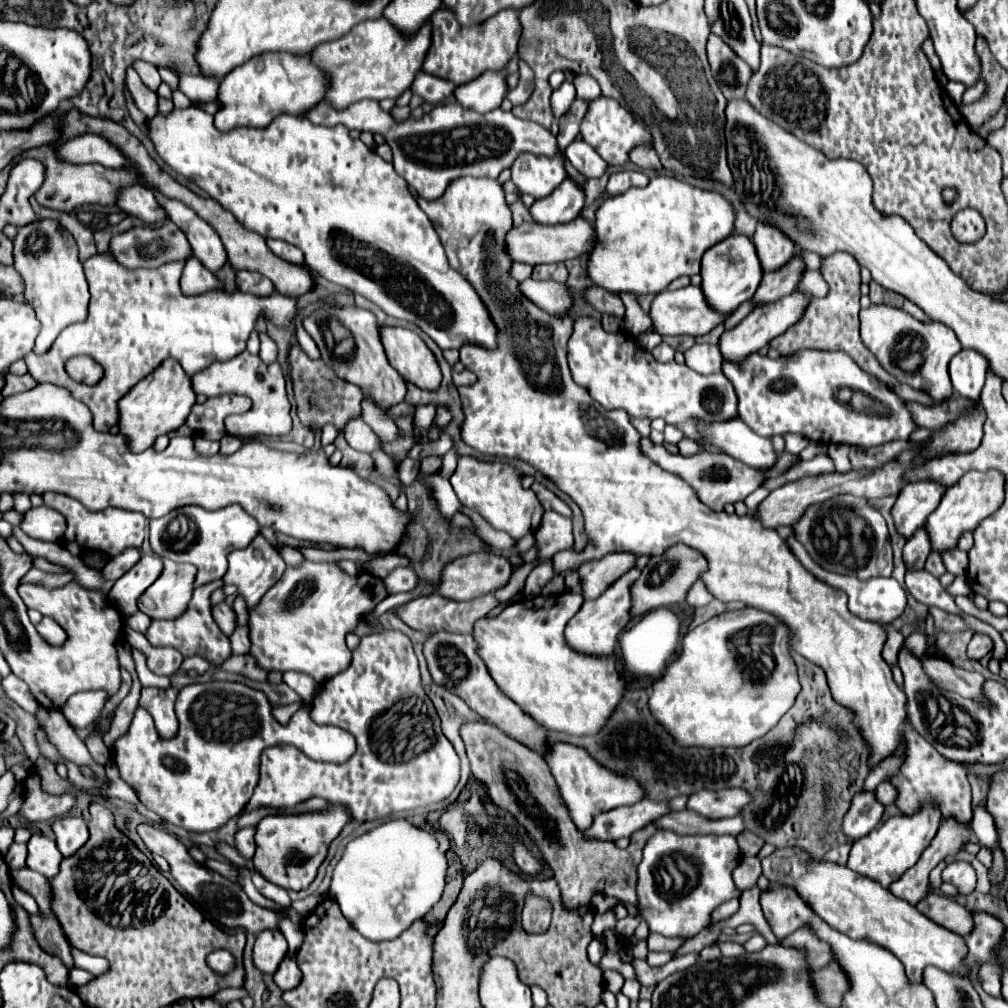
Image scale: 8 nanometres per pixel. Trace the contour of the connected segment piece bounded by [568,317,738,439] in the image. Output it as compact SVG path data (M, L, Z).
M580 317L574 323L574 333L568 341L568 363L572 377L578 385L586 387L588 393L606 409L624 409L632 417L648 417L656 419L662 417L666 423L676 425L678 429L684 431L686 437L696 439L696 419L704 421L726 421L736 417L736 393L732 383L724 377L724 373L714 373L714 375L700 375L692 371L686 365L678 365L676 361L672 363L660 363L652 357L652 353L640 349L636 345L636 339L624 333L606 333L600 325L600 321L592 317Z

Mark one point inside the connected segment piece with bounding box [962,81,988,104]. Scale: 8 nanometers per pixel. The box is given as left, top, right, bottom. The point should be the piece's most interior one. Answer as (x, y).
(970, 95)

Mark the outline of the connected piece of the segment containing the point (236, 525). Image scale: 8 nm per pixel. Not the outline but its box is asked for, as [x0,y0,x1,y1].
[150,505,260,587]

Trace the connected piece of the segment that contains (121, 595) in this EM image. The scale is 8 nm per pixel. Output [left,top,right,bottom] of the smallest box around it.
[108,555,162,615]

